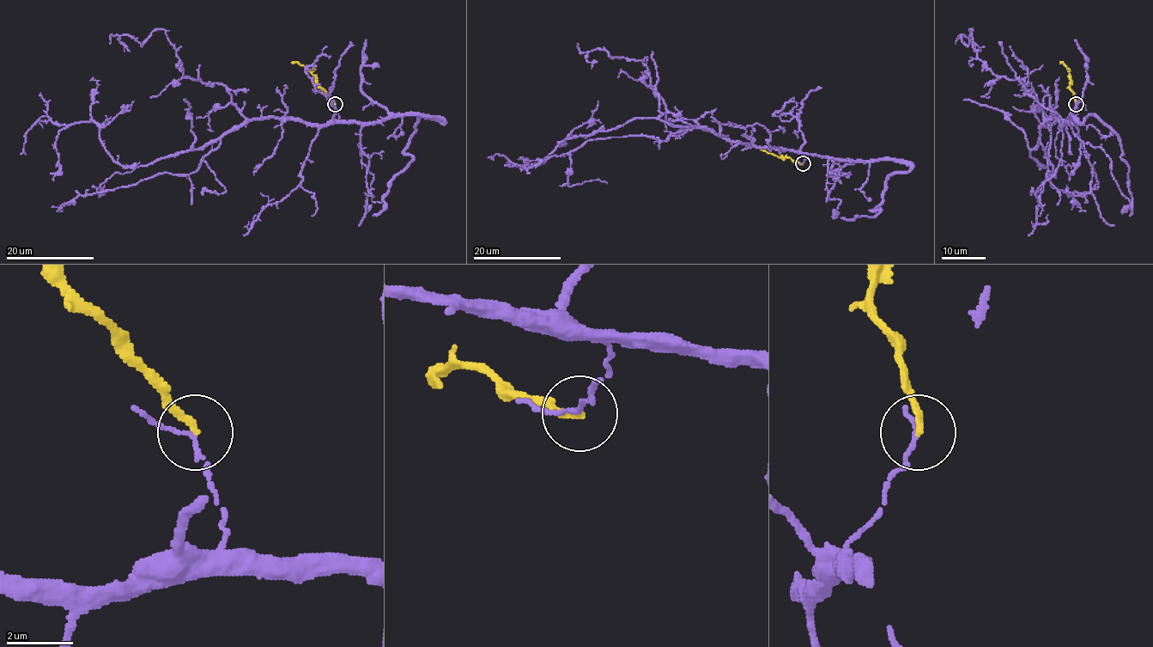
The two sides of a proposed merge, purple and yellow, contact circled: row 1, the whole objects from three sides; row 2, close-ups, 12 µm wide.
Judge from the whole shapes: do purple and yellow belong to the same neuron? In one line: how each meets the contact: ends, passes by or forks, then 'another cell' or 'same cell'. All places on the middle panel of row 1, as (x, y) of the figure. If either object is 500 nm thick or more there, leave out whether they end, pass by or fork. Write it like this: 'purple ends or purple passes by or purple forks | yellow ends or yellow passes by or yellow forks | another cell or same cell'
purple passes by | yellow ends | another cell

